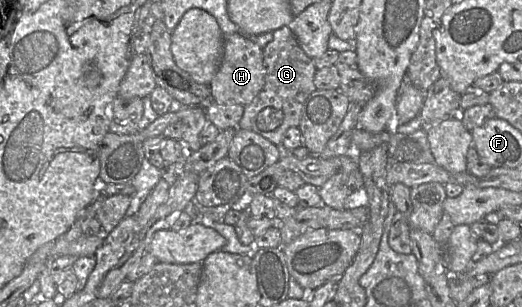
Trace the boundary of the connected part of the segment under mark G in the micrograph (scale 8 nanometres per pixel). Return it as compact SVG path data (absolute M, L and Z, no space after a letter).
M288 26L273 31L273 39L263 48L263 62L266 68L265 84L255 98L244 106L238 128L253 131L281 147L286 130L300 124L303 104L316 89L314 76L317 69Z

